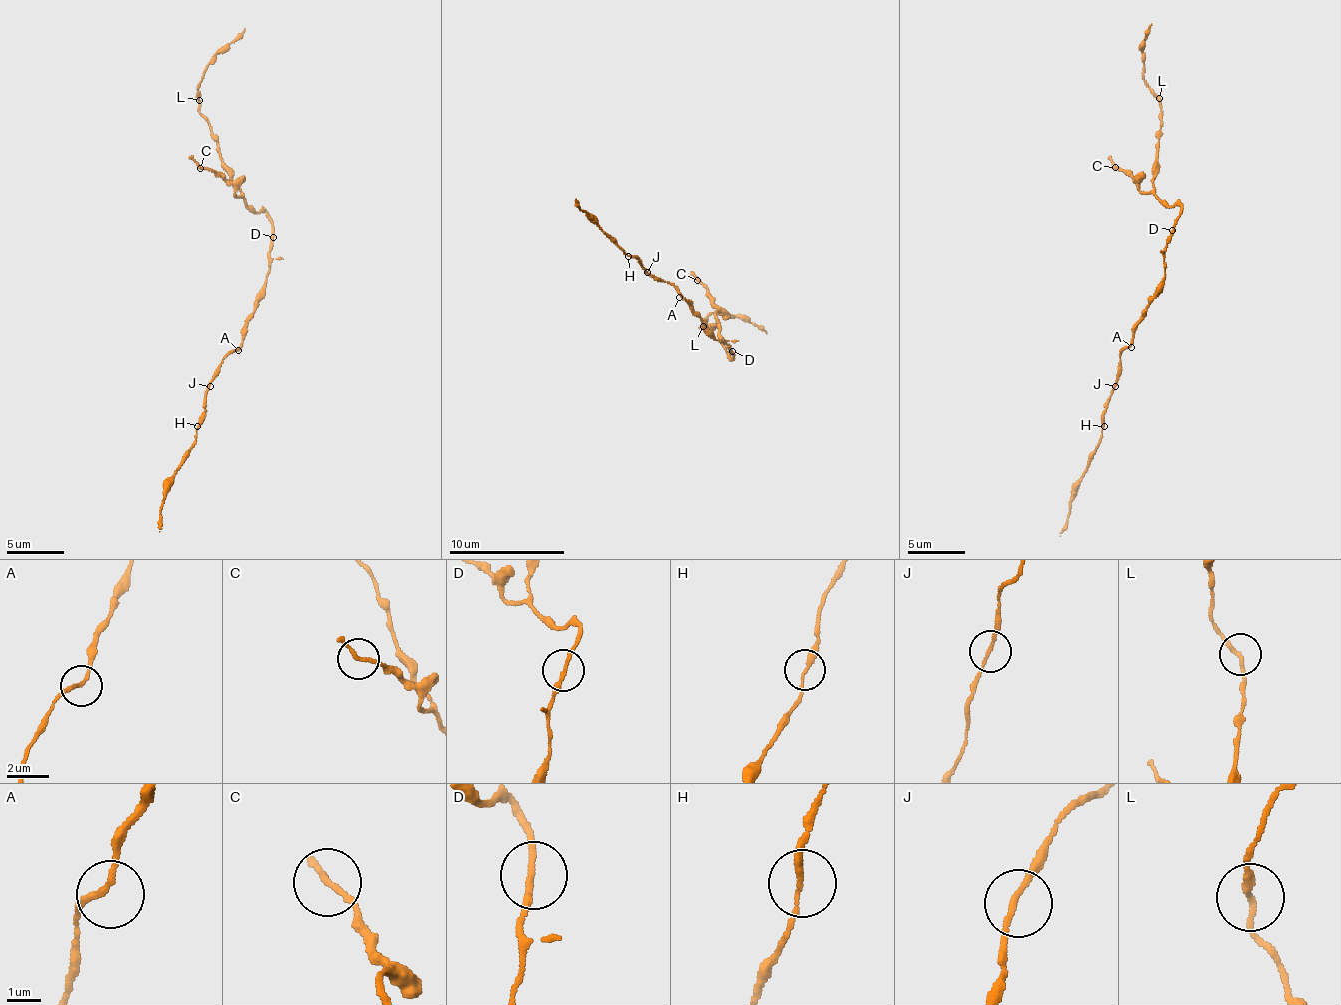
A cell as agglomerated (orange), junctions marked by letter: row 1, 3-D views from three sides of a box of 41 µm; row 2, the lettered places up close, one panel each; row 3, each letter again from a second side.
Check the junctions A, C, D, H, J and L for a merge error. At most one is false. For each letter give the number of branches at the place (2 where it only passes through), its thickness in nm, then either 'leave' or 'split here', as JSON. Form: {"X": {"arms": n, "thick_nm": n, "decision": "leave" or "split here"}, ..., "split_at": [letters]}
{"A": {"arms": 2, "thick_nm": 170, "decision": "leave"}, "C": {"arms": 2, "thick_nm": 150, "decision": "leave"}, "D": {"arms": 2, "thick_nm": 180, "decision": "leave"}, "H": {"arms": 2, "thick_nm": 190, "decision": "leave"}, "J": {"arms": 2, "thick_nm": 160, "decision": "leave"}, "L": {"arms": 2, "thick_nm": 180, "decision": "leave"}, "split_at": []}

